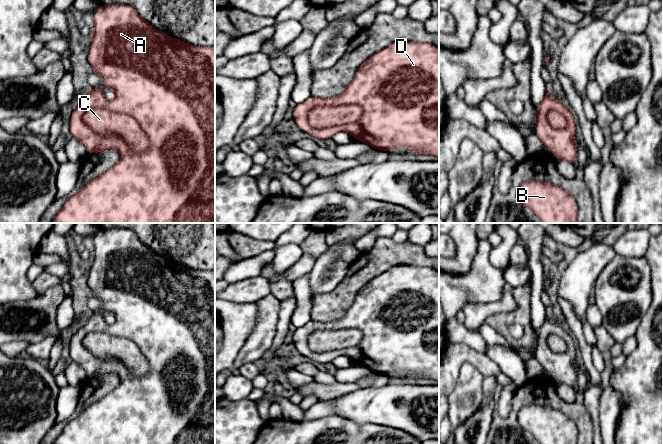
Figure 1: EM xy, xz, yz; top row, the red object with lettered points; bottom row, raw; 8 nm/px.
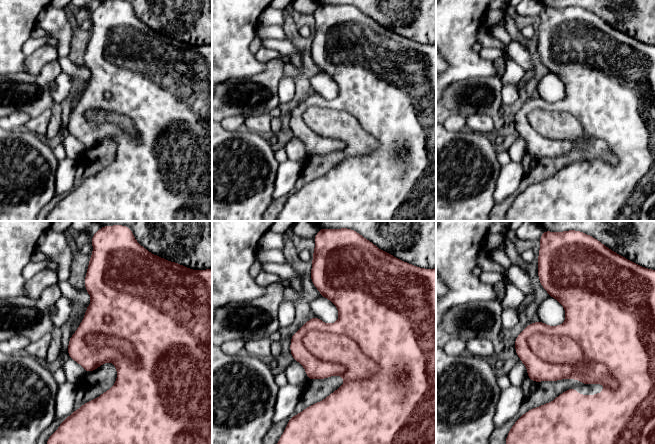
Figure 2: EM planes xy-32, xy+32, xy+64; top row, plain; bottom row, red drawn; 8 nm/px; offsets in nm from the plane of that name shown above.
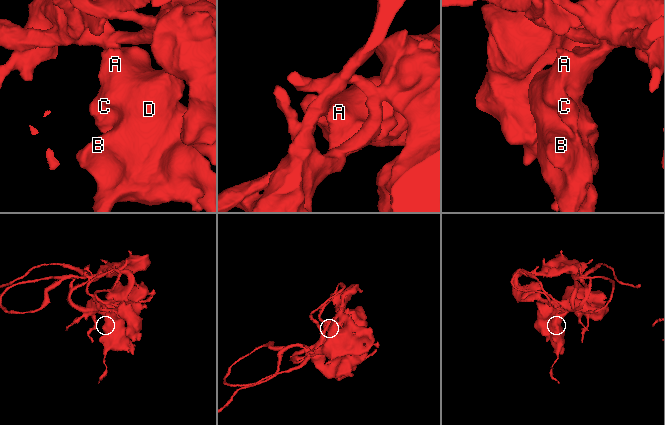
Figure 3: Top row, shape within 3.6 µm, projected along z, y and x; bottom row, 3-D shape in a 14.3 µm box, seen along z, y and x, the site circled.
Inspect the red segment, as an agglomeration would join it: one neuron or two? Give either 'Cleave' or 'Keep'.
Cleave

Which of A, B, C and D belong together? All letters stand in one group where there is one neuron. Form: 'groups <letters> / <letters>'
groups A B D / C

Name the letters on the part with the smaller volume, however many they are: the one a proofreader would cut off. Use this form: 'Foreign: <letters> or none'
Foreign: C

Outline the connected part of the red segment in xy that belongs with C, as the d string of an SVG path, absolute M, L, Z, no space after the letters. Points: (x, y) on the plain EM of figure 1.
M92 332L83 339L84 346L96 357L114 357L124 363L134 377L146 375L150 364L131 340L102 332Z

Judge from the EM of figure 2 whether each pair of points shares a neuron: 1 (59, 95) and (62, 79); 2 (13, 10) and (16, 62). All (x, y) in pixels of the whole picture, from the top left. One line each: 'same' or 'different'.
1: same
2: same

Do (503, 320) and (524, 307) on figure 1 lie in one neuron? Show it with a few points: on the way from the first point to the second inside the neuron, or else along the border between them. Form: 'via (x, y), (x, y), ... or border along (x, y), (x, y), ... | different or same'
via (508, 319), (513, 318), (519, 312) | same

